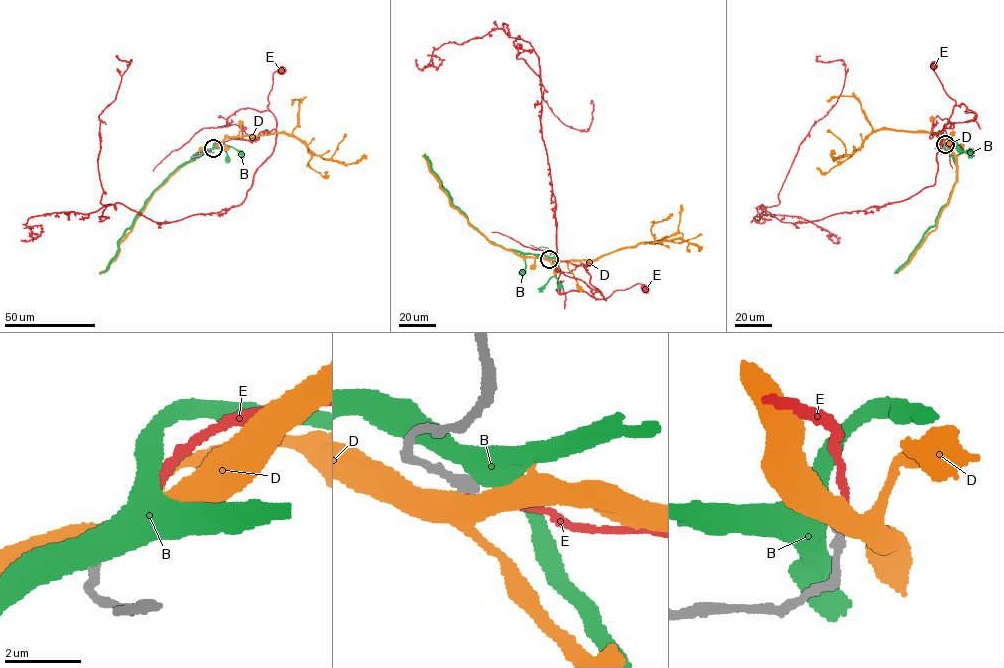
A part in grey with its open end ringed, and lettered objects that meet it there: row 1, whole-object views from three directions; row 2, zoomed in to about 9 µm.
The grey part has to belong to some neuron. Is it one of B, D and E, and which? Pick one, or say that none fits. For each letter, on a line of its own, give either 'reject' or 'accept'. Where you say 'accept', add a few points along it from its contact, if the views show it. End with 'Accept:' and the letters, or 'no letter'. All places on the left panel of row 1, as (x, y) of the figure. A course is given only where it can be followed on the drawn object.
B: reject
D: reject
E: accept; it runs (213, 148), (232, 139), (252, 142), (262, 131), (275, 128), (268, 99), (273, 74), (281, 69)
Accept: E

